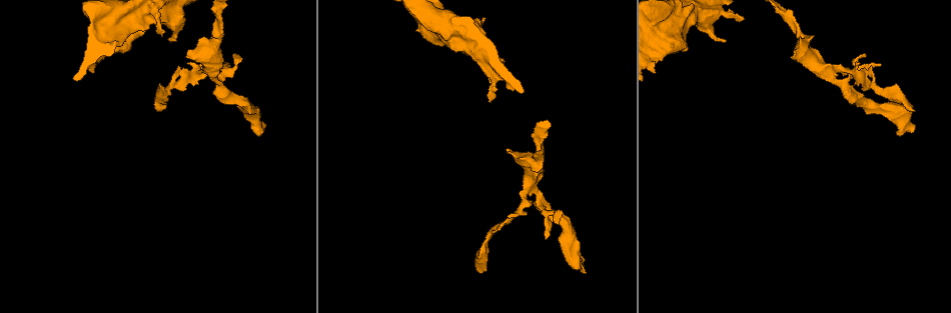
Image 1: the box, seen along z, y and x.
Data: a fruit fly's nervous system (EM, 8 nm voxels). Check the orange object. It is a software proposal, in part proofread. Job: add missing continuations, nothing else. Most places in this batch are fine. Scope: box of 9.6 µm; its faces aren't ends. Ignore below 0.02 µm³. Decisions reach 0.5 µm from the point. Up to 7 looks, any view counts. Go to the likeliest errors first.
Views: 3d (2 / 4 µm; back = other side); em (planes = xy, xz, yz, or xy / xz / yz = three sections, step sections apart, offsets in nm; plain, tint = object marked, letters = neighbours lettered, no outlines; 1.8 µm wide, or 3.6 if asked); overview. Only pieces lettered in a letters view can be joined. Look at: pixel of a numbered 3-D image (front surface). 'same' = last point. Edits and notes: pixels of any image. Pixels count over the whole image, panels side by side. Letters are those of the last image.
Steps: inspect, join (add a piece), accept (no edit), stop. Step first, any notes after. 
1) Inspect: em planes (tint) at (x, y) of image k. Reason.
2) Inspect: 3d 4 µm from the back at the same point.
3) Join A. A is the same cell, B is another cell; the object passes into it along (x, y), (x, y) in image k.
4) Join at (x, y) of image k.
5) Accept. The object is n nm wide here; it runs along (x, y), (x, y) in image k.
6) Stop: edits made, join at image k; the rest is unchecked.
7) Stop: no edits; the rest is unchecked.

Inspect: 3d 2 µm at (265, 124) of image 1. Branch stops here.

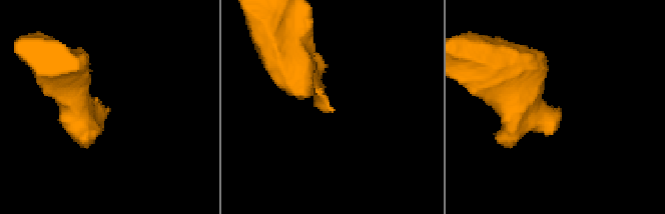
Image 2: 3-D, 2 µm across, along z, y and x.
Inspect: em xz step 8 (letters) at (106, 108) of image 2. Shape alone is not enough.

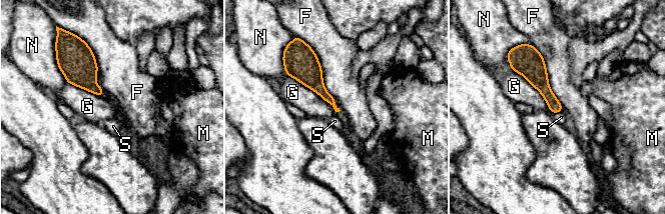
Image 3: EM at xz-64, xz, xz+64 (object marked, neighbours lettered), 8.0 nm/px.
Accept. F, G, M, N and S are other cells; a border runs along (286, 74), (312, 89), (336, 111) in image 3; none of them fits.

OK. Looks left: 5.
Inspect: em planes (plain) at (483, 270) of image 1. Branch stops here.

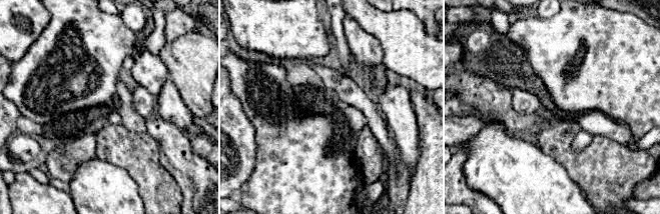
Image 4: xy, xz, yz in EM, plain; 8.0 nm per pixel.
Inspect: em planes (letters) at the same point.

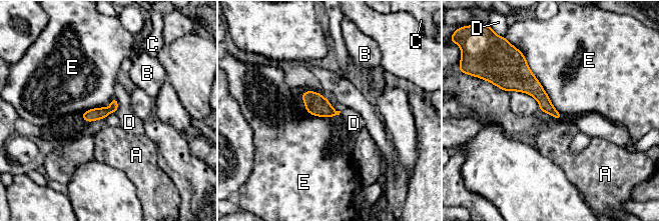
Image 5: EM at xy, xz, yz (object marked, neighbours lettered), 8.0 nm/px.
Accept. The longest contact is with E, 650 nm; A, B, C, D and E are other cells; a border runs along (520, 51), (552, 105), (563, 116) in image 5; none of them fits.

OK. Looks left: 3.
Inspect: em xy step 8 (tint) at (484, 21) of image 1. Branch stops here.

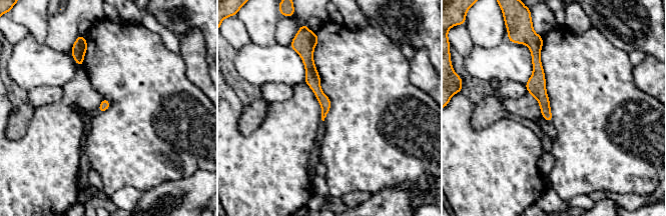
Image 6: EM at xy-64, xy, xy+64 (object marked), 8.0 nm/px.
Inspect: em planes (letters) at the same point. Cut it another way.

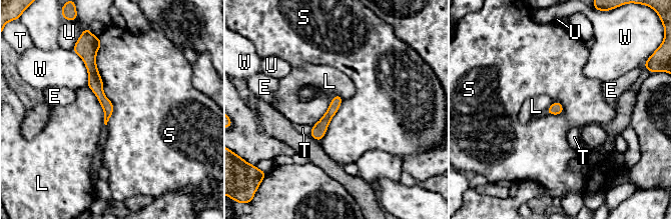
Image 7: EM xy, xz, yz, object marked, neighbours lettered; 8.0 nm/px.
Accept. E, L, S, T, U and W are other cells; no lettered piece goes on from it.

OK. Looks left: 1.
Stop: no edits; the rest is unchecked.

